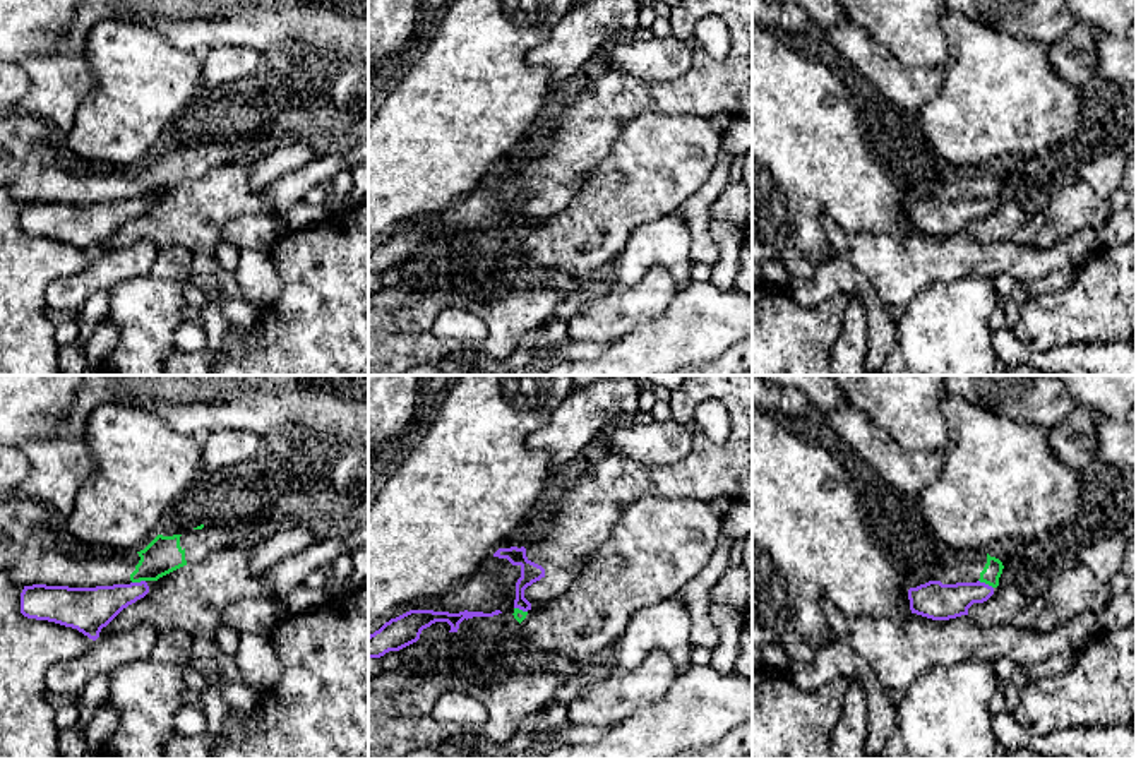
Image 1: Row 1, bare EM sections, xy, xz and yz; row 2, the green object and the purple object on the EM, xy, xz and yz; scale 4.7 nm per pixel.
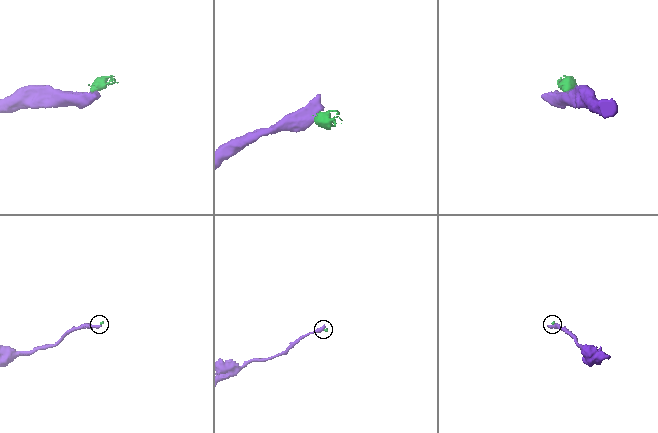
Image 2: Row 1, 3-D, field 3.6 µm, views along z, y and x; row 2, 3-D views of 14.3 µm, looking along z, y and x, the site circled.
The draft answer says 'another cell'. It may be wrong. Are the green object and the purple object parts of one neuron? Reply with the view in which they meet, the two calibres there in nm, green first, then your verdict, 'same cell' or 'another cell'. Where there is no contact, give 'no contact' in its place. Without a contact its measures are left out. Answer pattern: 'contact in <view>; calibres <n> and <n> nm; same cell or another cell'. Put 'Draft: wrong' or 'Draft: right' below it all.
contact in yz; calibres 90 and 180 nm; another cell
Draft: right

